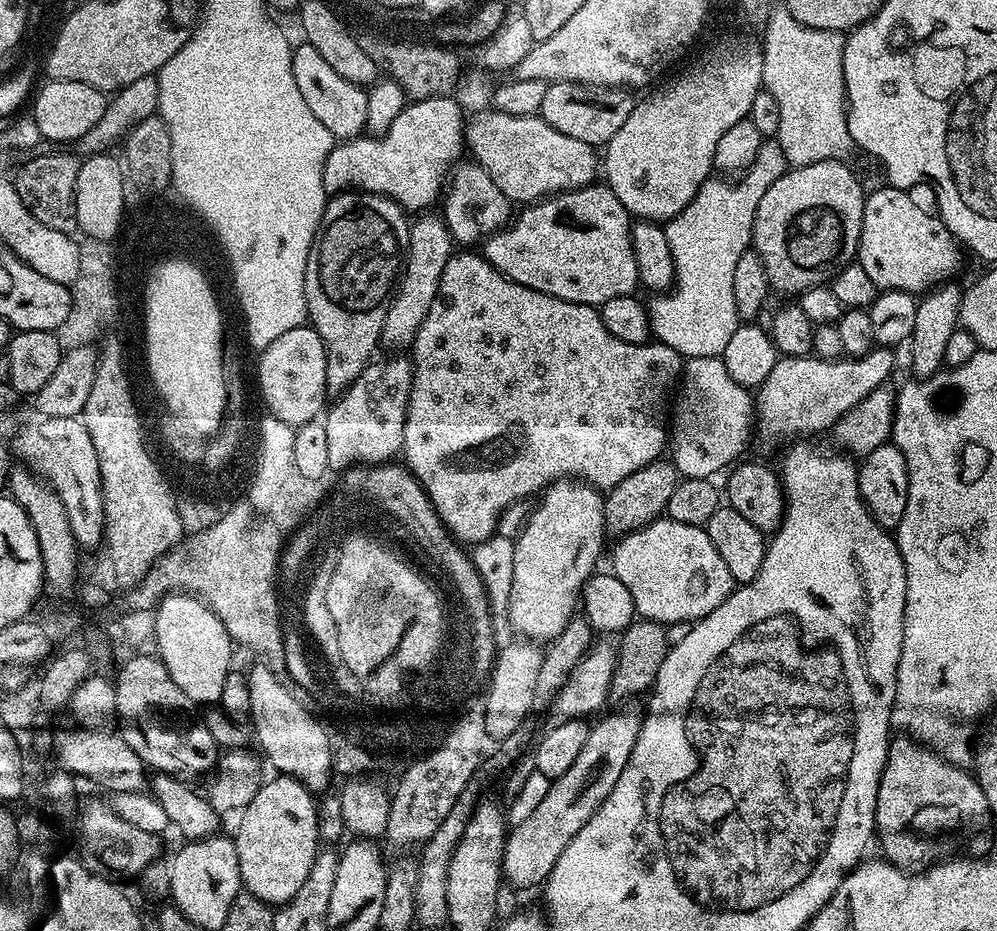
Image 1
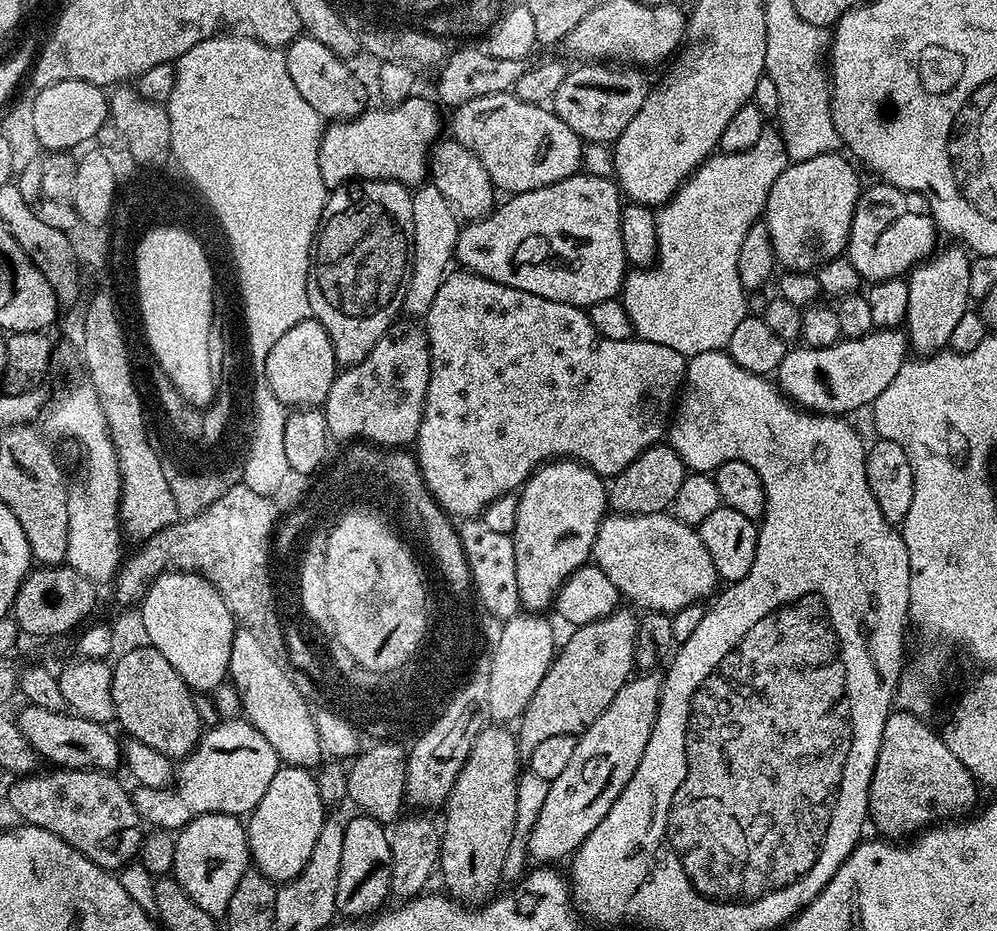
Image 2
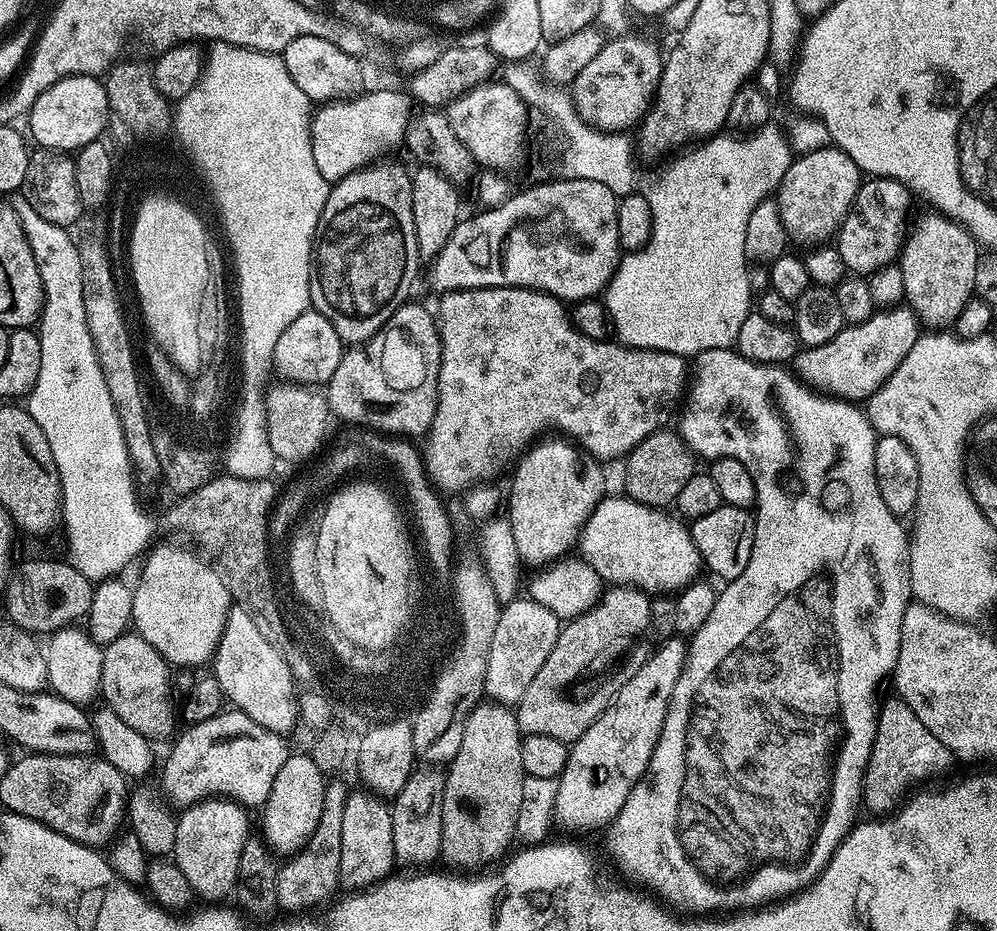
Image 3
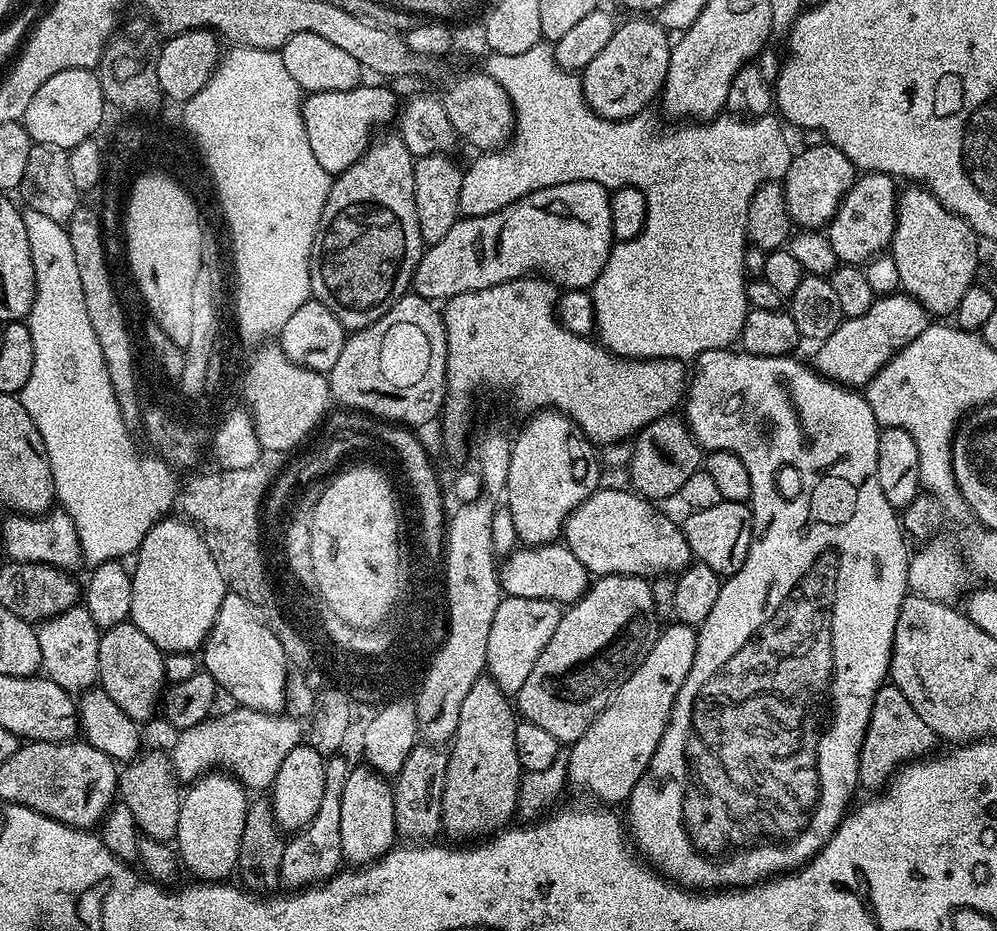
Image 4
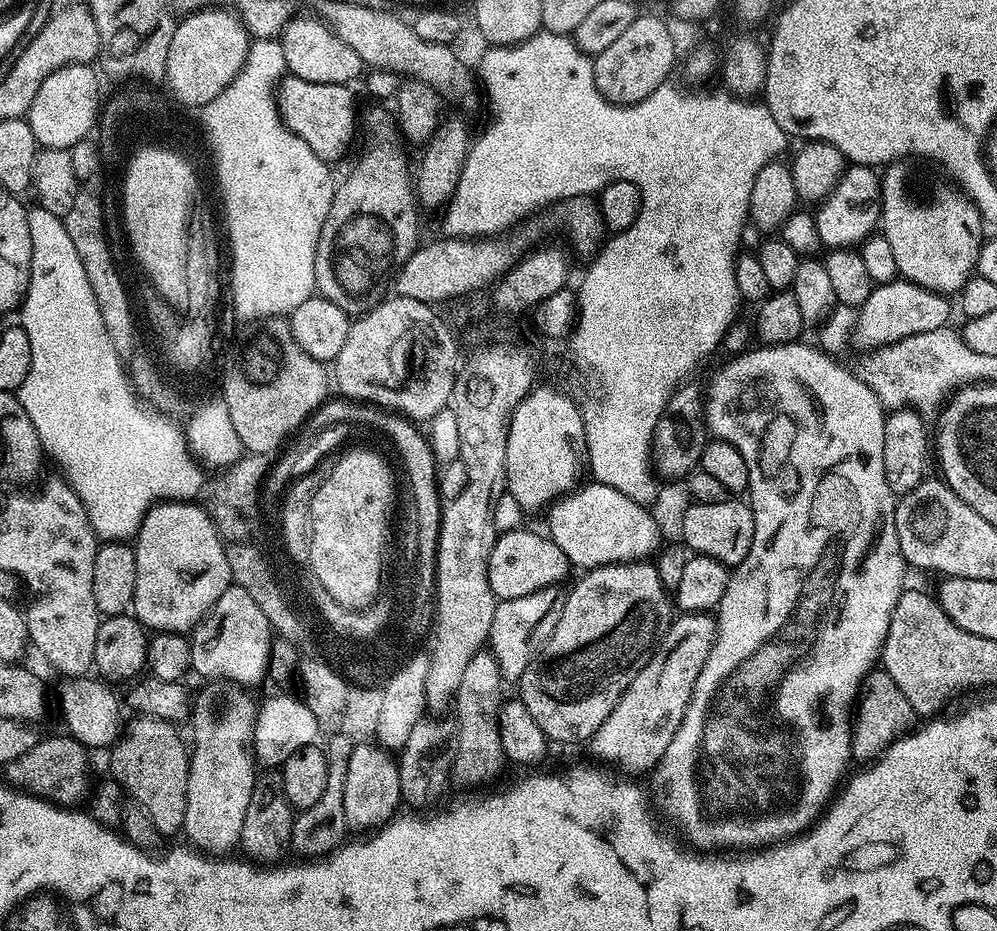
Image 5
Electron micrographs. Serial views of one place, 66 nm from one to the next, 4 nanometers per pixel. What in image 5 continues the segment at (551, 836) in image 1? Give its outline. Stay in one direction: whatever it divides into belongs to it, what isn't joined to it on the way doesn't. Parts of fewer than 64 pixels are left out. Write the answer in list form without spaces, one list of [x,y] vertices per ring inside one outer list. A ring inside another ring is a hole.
[[[677,615],[662,637],[662,650],[637,672],[628,689],[620,695],[610,718],[606,718],[593,734],[590,741],[593,754],[621,768],[624,771],[621,773],[632,778],[636,778],[639,772],[651,773],[680,729],[692,701],[696,679],[702,674],[702,666],[715,641],[716,620],[711,615]]]

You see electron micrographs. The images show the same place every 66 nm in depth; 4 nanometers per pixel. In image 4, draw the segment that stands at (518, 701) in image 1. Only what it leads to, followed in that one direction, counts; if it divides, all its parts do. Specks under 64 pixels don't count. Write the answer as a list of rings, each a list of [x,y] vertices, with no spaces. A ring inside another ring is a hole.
[[[510,595],[501,599],[498,610],[494,610],[490,642],[486,642],[486,672],[505,694],[515,694],[522,690],[522,682],[526,682],[530,670],[534,670],[538,654],[546,650],[546,642],[550,642],[550,638],[554,638],[554,630],[558,630],[561,611],[561,605],[555,604],[552,600]]]

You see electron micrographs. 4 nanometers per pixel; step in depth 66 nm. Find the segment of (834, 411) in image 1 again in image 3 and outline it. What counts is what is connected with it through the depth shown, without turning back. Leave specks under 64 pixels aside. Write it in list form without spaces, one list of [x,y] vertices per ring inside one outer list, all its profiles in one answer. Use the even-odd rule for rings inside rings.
[[[896,310],[877,311],[866,322],[845,326],[832,341],[828,341],[824,345],[801,347],[794,359],[795,375],[800,383],[808,385],[814,392],[849,402],[867,401],[868,397],[880,389],[882,382],[886,382],[890,378],[890,374],[894,374],[894,370],[898,370],[898,362],[902,355],[902,344],[900,348],[900,340],[896,337],[899,332],[900,316]]]

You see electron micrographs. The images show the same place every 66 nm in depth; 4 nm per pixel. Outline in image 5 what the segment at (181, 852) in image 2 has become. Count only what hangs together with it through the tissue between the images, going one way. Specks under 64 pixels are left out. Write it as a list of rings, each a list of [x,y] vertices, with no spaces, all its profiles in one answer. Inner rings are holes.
[[[208,682],[204,689],[194,696],[194,707],[190,717],[190,759],[188,761],[188,781],[186,782],[186,818],[182,829],[188,835],[187,843],[204,854],[228,854],[240,843],[242,818],[246,818],[246,806],[250,806],[252,791],[258,783],[257,761],[250,749],[252,727],[256,724],[258,704],[247,696],[238,684]]]

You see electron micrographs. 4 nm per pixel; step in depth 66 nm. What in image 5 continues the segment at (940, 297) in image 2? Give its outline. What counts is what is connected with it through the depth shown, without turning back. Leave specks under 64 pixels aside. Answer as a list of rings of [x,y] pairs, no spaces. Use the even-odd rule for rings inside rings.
[[[893,162],[883,169],[879,231],[886,242],[890,242],[903,279],[931,292],[959,293],[980,263],[981,214],[976,205],[955,187],[940,188],[935,192],[926,181],[919,180],[902,165]]]

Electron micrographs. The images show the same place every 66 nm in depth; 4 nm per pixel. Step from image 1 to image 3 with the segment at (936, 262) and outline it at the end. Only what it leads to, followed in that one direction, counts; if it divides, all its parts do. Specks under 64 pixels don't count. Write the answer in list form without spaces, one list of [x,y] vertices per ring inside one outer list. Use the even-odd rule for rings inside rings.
[[[868,178],[861,183],[856,201],[834,237],[834,247],[842,254],[842,262],[849,273],[867,278],[879,268],[897,263],[906,239],[904,223],[908,220],[908,199],[908,189],[897,180]]]

